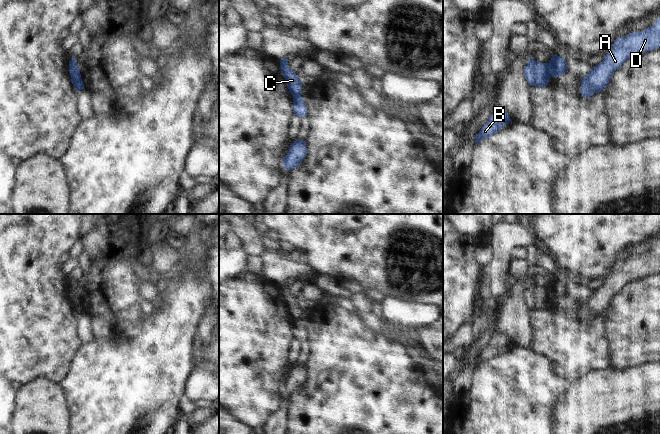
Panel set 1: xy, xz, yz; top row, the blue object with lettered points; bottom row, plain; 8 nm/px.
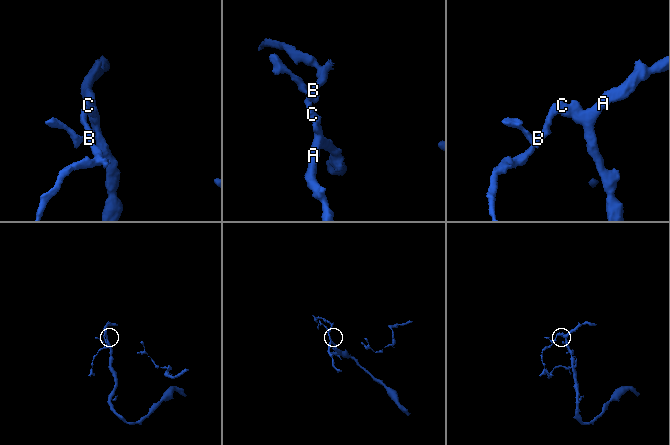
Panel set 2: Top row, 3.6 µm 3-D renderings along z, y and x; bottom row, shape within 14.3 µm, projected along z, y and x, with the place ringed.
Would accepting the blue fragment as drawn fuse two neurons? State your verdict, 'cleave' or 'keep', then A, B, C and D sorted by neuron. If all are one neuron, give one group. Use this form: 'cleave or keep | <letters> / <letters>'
cleave | A D / B C

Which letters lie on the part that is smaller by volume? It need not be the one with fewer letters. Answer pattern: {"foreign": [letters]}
{"foreign": ["B", "C"]}

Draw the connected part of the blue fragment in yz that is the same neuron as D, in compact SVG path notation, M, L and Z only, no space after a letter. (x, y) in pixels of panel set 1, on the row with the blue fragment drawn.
M660 17L654 25L644 31L632 32L626 36L618 37L609 52L604 55L604 60L583 77L581 82L582 96L589 98L594 93L605 89L614 72L629 58L640 56L646 51L656 50L659 47Z

